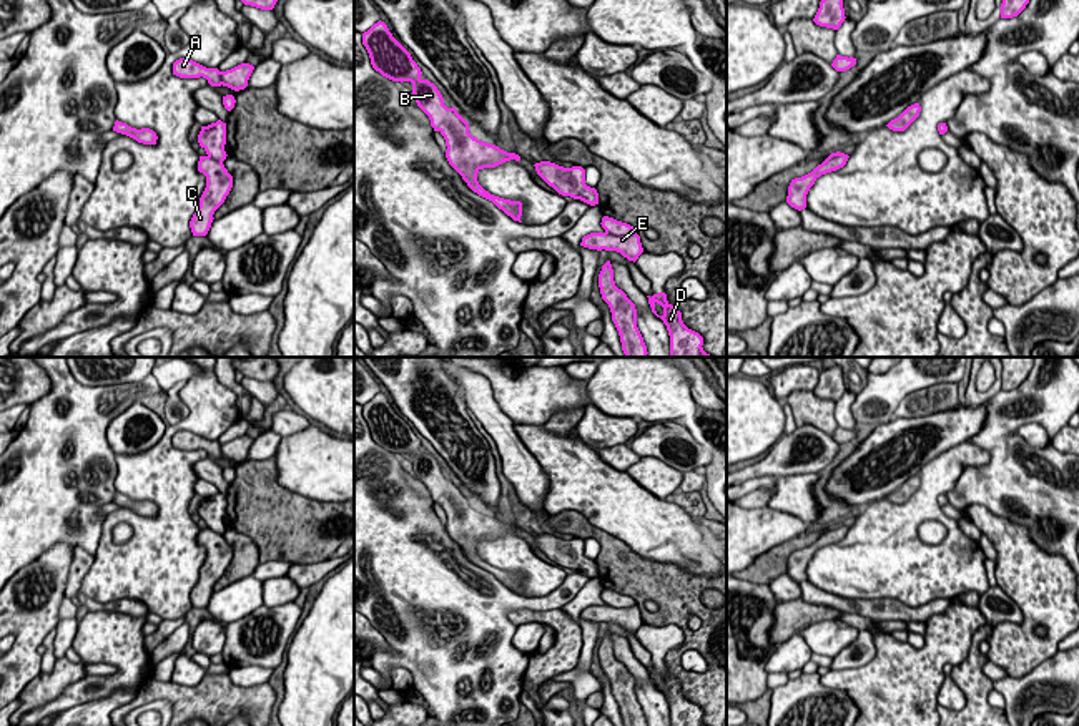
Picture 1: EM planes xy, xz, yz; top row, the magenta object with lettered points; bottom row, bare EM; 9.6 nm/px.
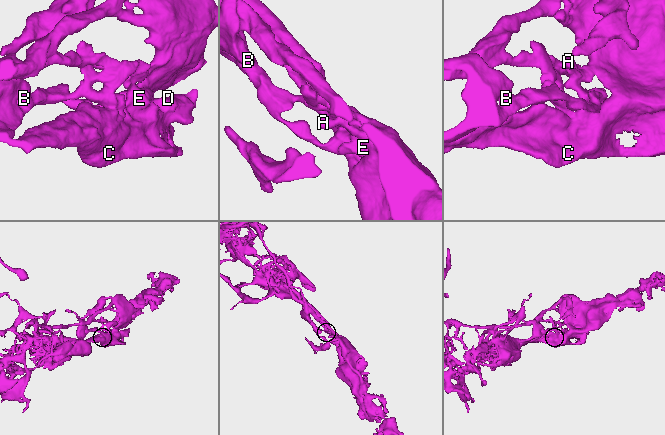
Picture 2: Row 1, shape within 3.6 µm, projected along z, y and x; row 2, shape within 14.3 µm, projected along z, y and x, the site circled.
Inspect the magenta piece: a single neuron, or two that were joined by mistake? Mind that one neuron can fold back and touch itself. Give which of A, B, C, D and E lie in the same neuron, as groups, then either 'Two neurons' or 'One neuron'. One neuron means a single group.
Groups: A B C D E. One neuron

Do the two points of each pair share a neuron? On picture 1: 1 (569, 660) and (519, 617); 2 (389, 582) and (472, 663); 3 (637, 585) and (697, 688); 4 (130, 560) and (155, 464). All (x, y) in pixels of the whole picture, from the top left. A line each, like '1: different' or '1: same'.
1: same
2: same
3: same
4: same

